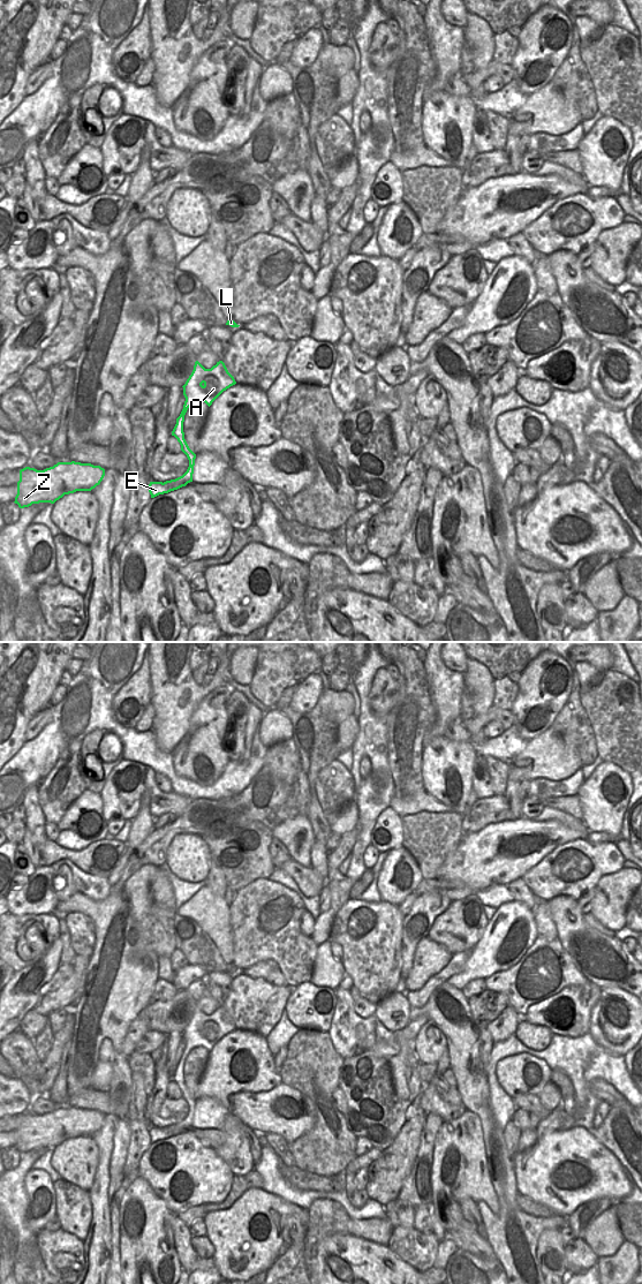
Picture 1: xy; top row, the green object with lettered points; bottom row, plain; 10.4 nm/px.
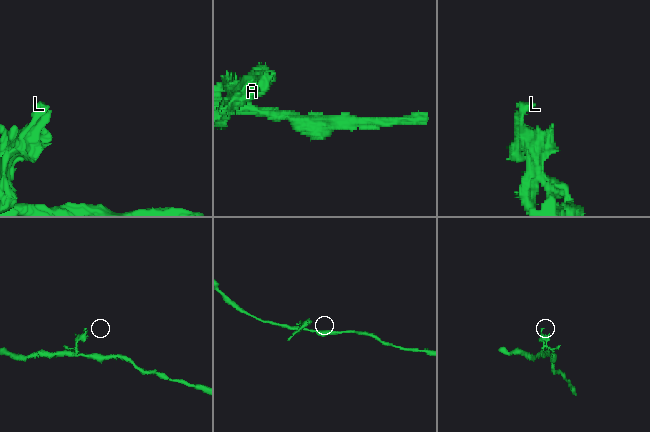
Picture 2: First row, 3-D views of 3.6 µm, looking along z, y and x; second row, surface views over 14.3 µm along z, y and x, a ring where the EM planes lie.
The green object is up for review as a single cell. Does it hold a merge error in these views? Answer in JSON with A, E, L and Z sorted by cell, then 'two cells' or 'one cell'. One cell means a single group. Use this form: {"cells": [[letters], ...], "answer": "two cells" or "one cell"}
{"cells": [["A", "L"], ["E", "Z"]], "answer": "two cells"}

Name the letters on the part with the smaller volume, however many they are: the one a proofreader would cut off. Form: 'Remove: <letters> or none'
Remove: A, L

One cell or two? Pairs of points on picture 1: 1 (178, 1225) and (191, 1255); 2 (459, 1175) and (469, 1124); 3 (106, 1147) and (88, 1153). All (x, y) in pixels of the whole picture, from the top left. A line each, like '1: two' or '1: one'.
1: one
2: one
3: two

